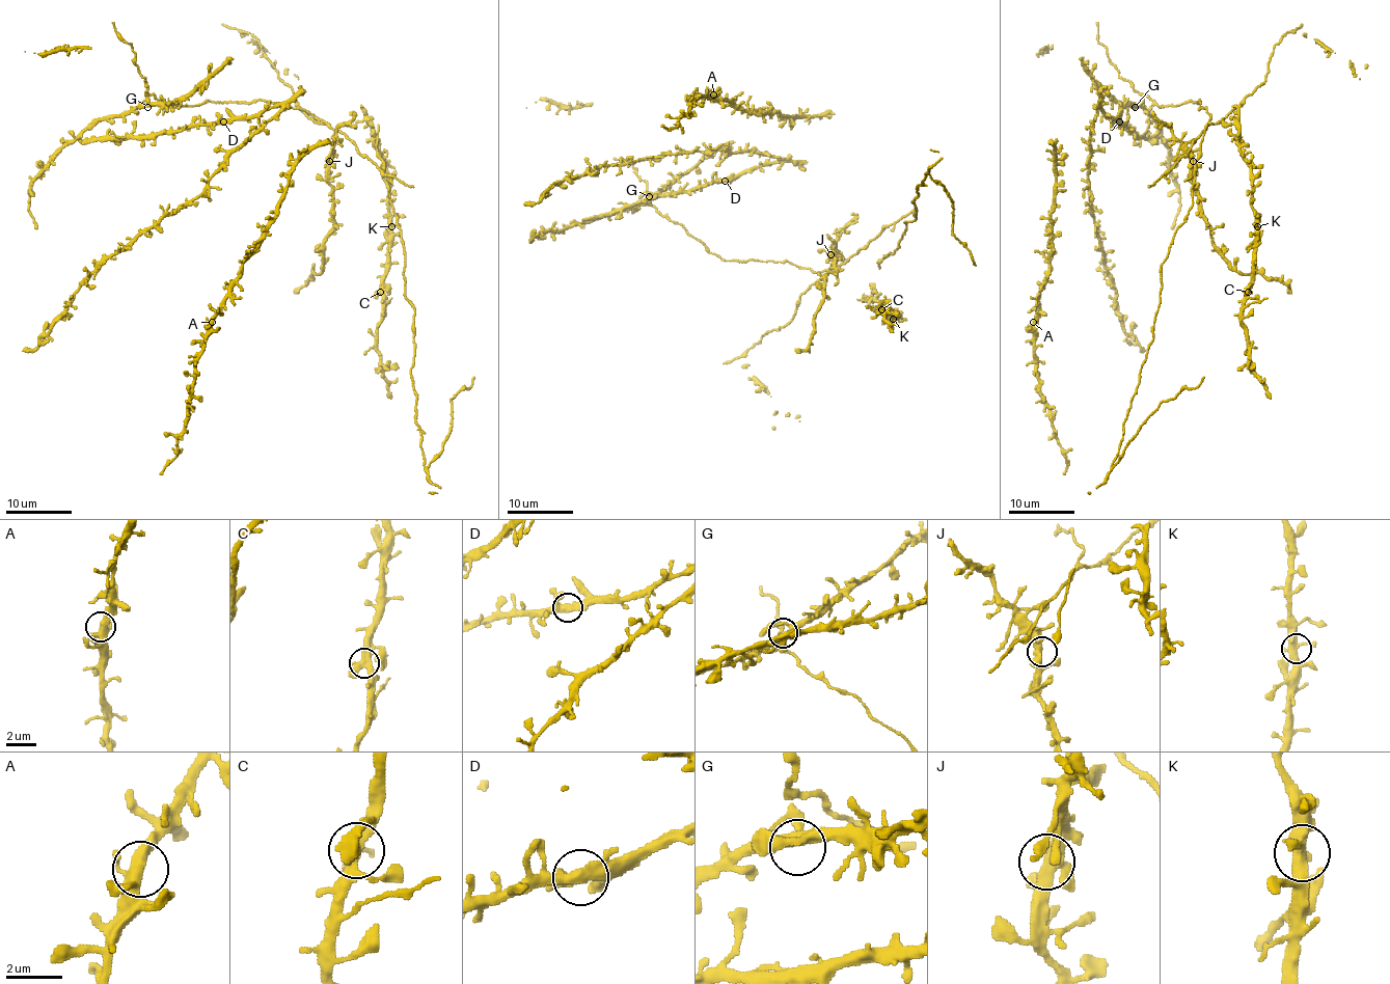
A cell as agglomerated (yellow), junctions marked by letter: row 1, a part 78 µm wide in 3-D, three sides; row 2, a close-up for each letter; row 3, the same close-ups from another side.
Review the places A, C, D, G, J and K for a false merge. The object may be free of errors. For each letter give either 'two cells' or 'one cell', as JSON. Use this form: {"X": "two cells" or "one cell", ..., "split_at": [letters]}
{"A": "one cell", "C": "one cell", "D": "one cell", "G": "one cell", "J": "one cell", "K": "one cell", "split_at": []}

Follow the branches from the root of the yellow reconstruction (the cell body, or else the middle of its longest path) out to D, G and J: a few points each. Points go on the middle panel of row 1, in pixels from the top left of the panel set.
D: (659, 212), (651, 204), (637, 204), (583, 221), (617, 213), (646, 200), (725, 181)
G: (659, 212), (649, 204), (649, 196)
J: (659, 212), (727, 261), (789, 261), (815, 272), (830, 271), (847, 261), (835, 248), (830, 254)

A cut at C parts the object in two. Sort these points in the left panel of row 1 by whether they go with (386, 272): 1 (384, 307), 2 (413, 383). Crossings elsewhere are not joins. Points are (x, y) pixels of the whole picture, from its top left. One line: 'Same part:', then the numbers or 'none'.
Same part: 2

